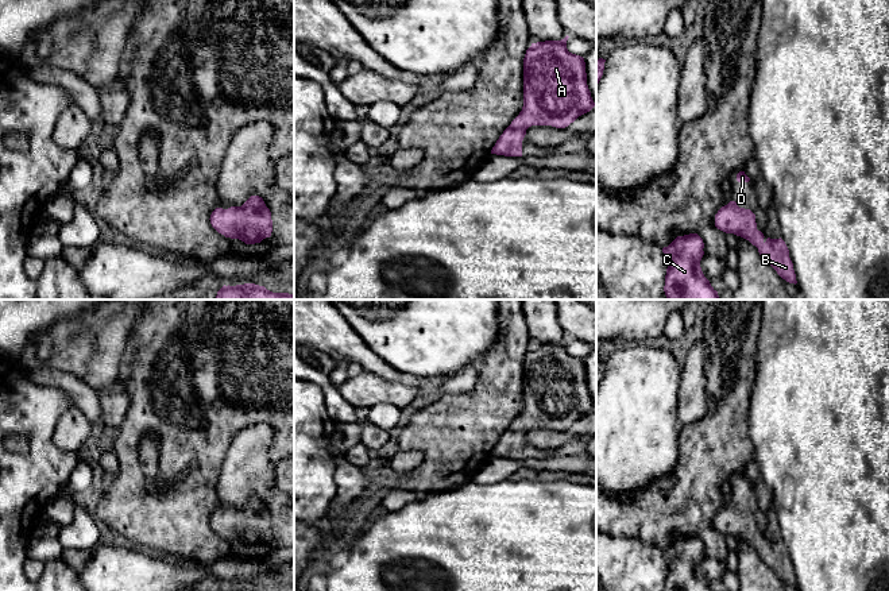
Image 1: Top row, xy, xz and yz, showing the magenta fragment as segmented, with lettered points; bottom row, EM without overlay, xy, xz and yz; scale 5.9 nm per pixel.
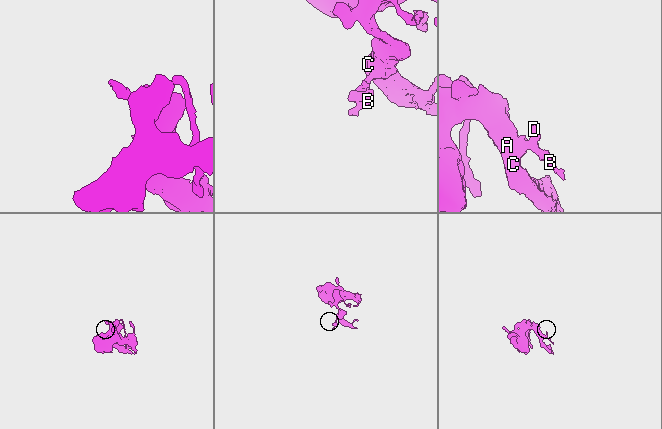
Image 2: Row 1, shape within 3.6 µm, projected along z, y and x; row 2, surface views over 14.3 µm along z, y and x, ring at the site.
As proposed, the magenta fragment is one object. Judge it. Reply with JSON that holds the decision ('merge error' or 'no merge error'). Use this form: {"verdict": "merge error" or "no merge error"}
{"verdict": "no merge error"}

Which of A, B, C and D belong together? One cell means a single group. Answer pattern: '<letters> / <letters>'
A B C D

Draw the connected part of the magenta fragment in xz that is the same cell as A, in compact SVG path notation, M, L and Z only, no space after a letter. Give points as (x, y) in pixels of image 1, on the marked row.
M568 35L561 40L532 43L523 58L523 107L519 115L503 131L491 154L522 157L522 140L532 125L565 128L596 104L587 85L584 58L567 49Z

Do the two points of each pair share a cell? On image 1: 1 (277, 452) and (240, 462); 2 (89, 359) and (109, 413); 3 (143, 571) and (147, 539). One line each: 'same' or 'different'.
1: different
2: different
3: different

